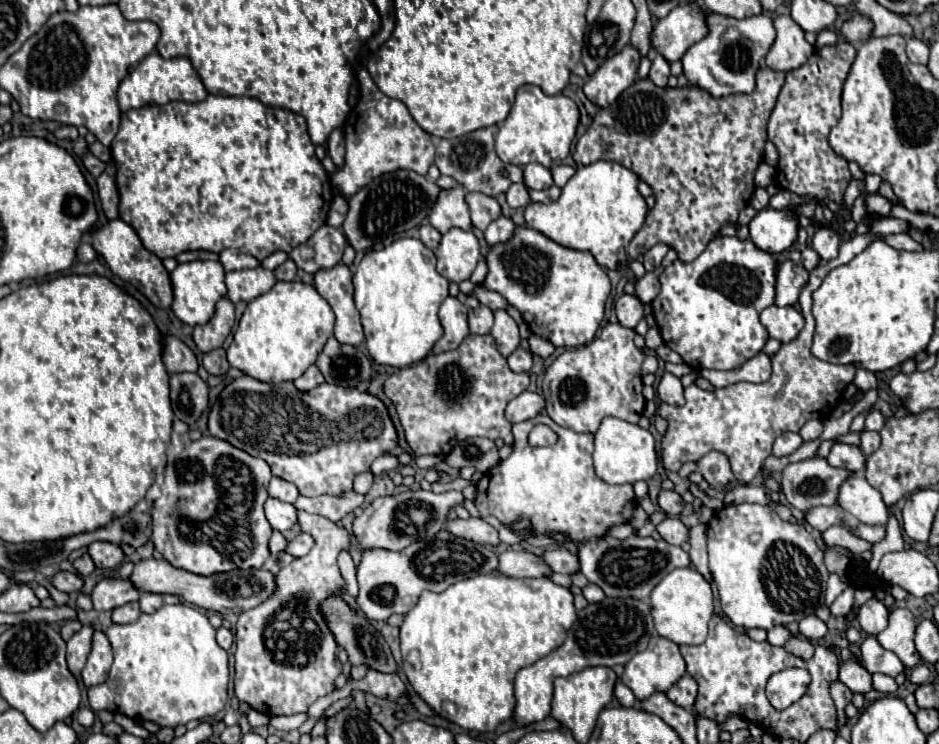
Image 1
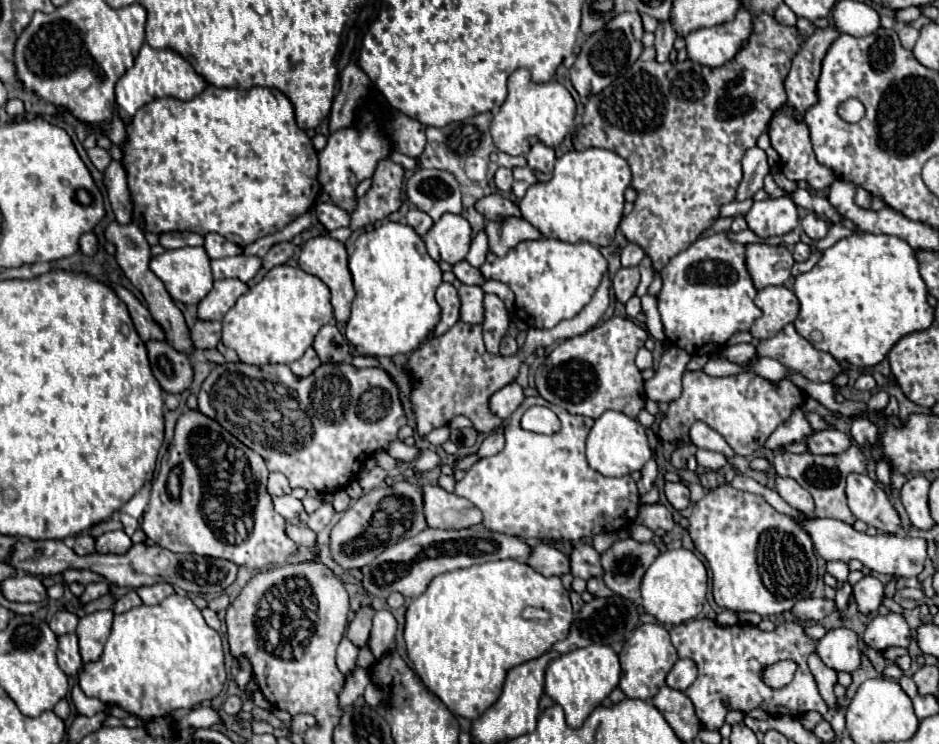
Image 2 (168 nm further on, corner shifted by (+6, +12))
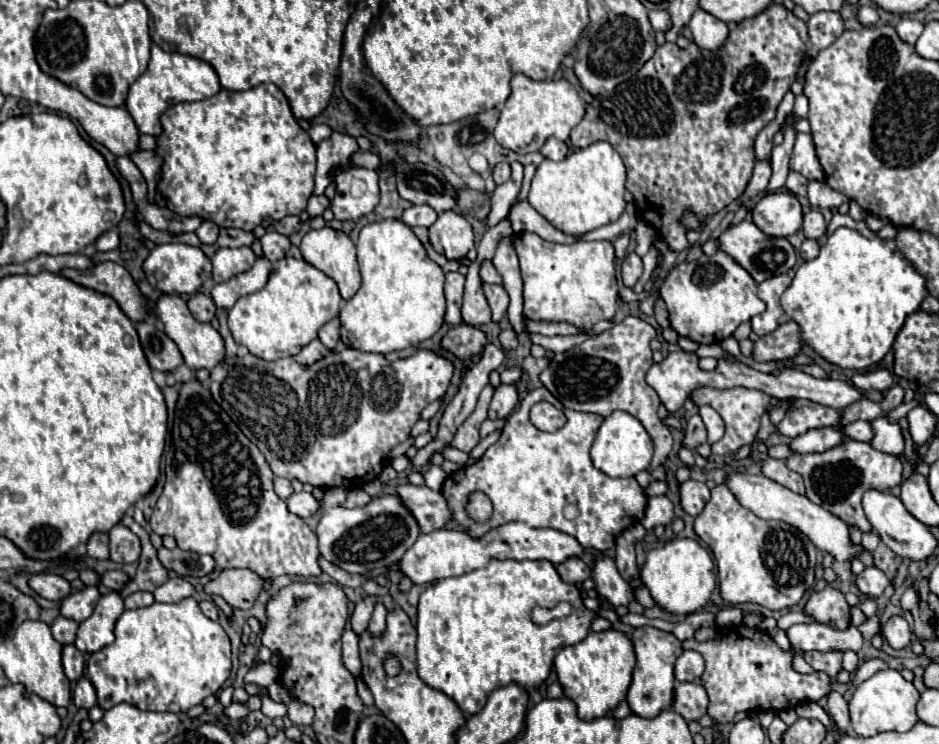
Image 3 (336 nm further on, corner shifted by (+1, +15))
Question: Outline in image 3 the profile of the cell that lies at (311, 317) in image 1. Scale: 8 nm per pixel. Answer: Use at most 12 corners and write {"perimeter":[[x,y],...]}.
{"perimeter":[[304,259],[272,265],[228,313],[238,345],[294,357],[338,317],[336,283]]}

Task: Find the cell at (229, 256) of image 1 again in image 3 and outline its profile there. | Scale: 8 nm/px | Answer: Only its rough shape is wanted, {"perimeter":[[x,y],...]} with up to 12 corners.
{"perimeter":[[212,221],[198,227],[200,243],[214,245],[218,227]]}

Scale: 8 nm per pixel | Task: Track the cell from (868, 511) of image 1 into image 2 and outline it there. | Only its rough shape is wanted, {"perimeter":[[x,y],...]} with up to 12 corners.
{"perimeter":[[867,474],[847,476],[857,520],[897,534],[901,518],[889,494]]}

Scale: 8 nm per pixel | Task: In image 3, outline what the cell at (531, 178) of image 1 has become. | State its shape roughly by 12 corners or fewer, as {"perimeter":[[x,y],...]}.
{"perimeter":[[554,139],[540,149],[542,157],[562,161],[568,151],[566,143]]}

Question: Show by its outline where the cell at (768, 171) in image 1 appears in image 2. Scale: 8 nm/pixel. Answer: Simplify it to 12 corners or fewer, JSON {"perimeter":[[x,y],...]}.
{"perimeter":[[753,146],[743,156],[735,202],[753,198],[769,174],[767,154]]}

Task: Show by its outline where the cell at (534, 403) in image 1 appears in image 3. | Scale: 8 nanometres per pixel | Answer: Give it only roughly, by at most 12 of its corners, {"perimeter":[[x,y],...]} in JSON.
{"perimeter":[[514,385],[496,387],[488,419],[506,419],[518,403]]}

